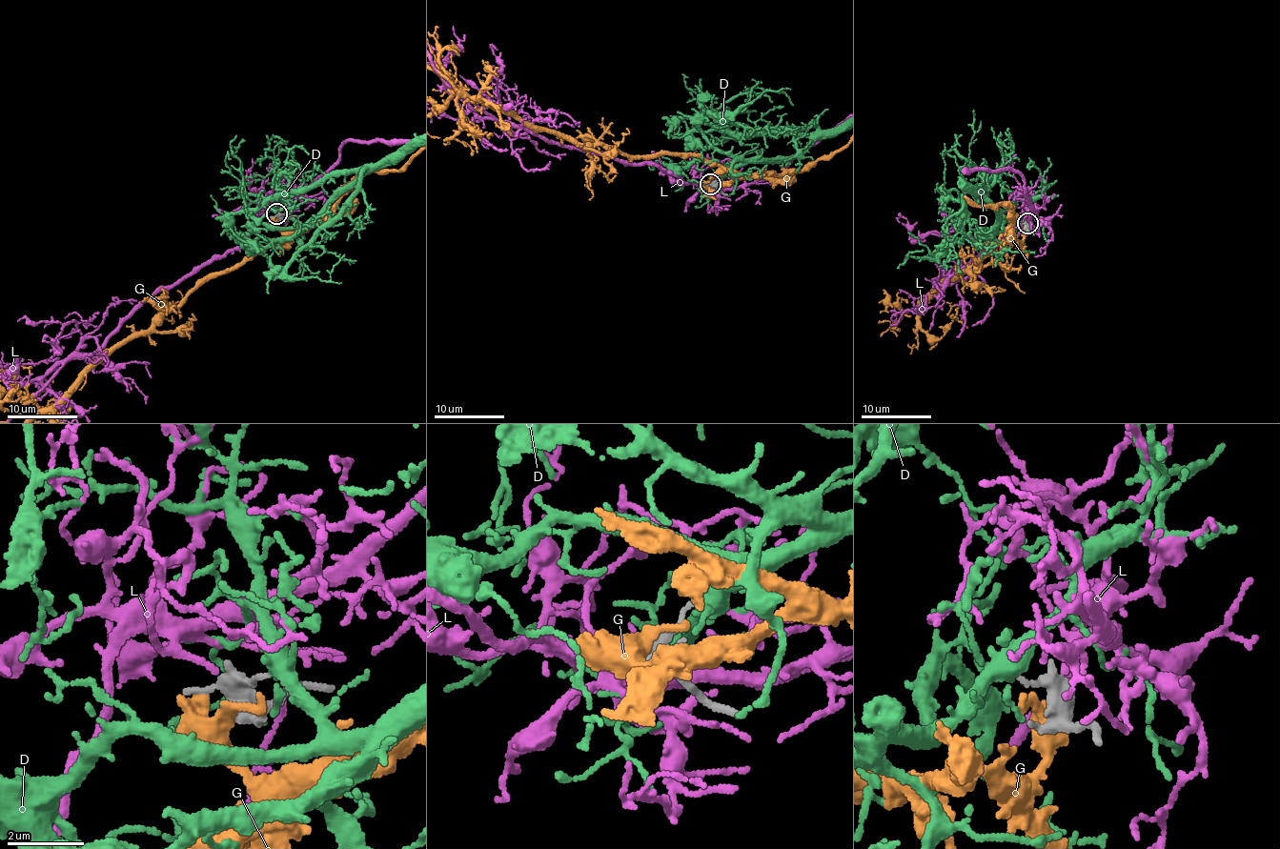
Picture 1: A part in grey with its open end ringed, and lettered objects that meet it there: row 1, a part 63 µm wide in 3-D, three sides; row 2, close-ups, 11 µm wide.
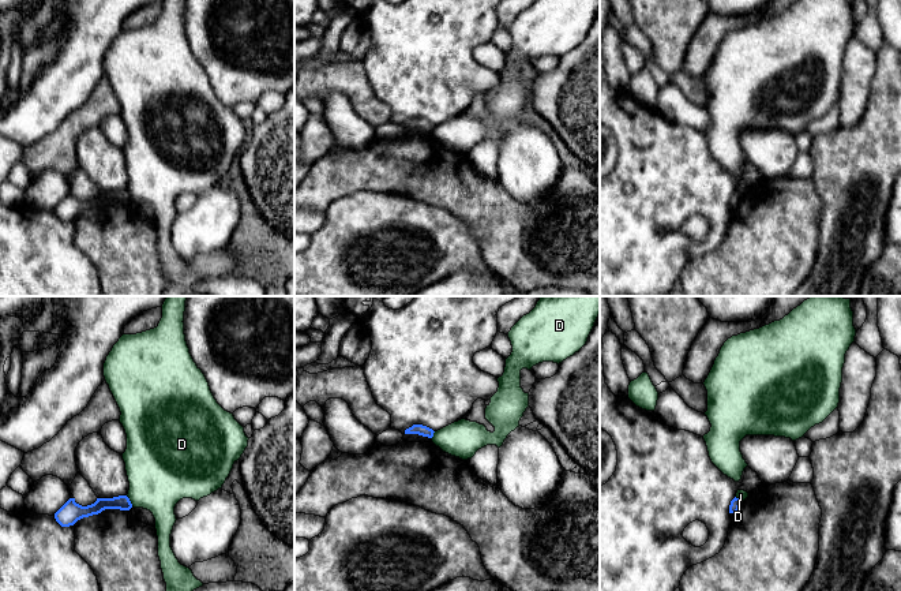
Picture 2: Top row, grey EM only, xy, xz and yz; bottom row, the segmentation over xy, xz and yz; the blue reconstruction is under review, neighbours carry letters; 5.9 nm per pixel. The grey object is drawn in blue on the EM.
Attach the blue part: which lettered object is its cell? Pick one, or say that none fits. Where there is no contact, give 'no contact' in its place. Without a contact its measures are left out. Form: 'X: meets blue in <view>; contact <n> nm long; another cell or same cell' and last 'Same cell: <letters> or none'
D: meets blue in xy; contact 80 nm long; another cell
G: no contact; another cell
L: no contact; same cell
Same cell: L

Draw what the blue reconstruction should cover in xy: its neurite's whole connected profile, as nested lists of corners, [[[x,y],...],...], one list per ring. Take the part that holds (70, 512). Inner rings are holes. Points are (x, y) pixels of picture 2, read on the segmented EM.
[[[119,495],[113,498],[97,498],[91,505],[82,506],[75,502],[75,498],[70,498],[56,513],[55,519],[61,527],[74,525],[78,520],[98,515],[105,509],[129,510],[132,504],[127,495]]]

